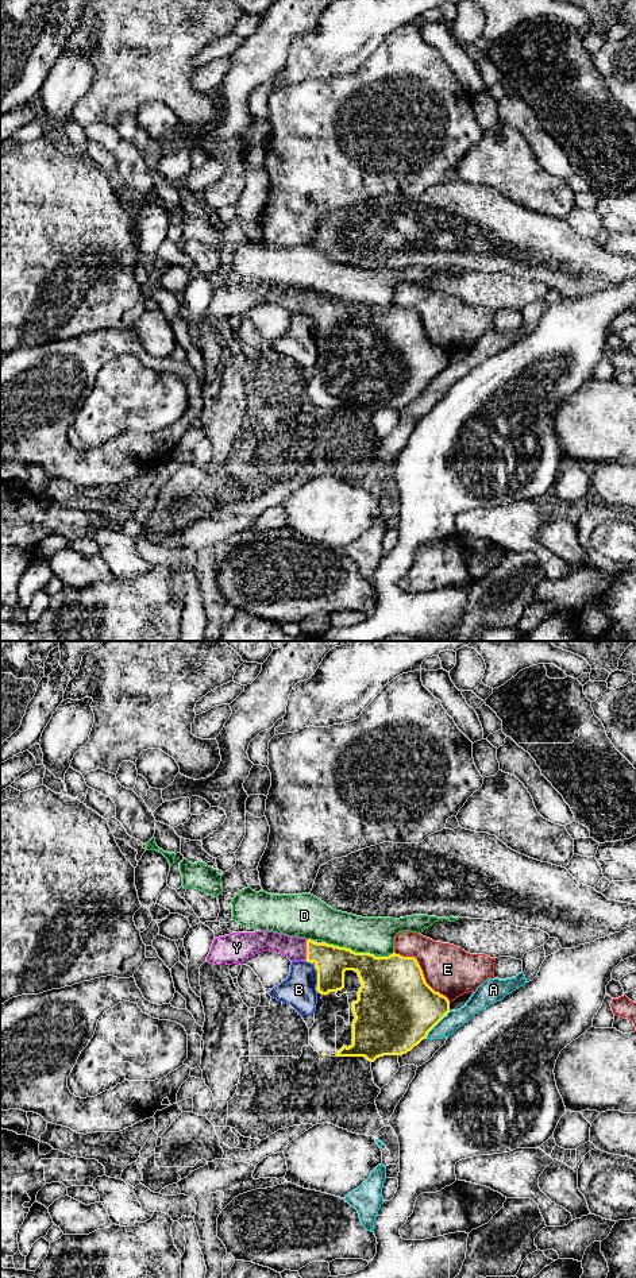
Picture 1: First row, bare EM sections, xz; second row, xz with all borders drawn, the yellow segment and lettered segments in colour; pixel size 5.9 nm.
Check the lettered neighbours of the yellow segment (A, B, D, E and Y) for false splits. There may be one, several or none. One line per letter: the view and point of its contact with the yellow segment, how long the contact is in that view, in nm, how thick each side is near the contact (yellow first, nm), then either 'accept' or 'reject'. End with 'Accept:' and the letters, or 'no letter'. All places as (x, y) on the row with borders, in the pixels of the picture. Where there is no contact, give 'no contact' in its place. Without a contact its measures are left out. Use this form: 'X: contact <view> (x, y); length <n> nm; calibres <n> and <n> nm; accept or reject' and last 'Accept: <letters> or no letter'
A: contact xz (436, 1023); length 220 nm; calibres 460 and 110 nm; reject
B: contact xz (318, 977); length 90 nm; calibres 190 and 200 nm; reject
D: contact xz (358, 953); length 440 nm; calibres 320 and 220 nm; reject
E: contact xz (421, 972); length 440 nm; calibres 460 and 300 nm; reject
Y: contact xz (307, 950); length 130 nm; calibres 190 and 140 nm; accept
Accept: Y

